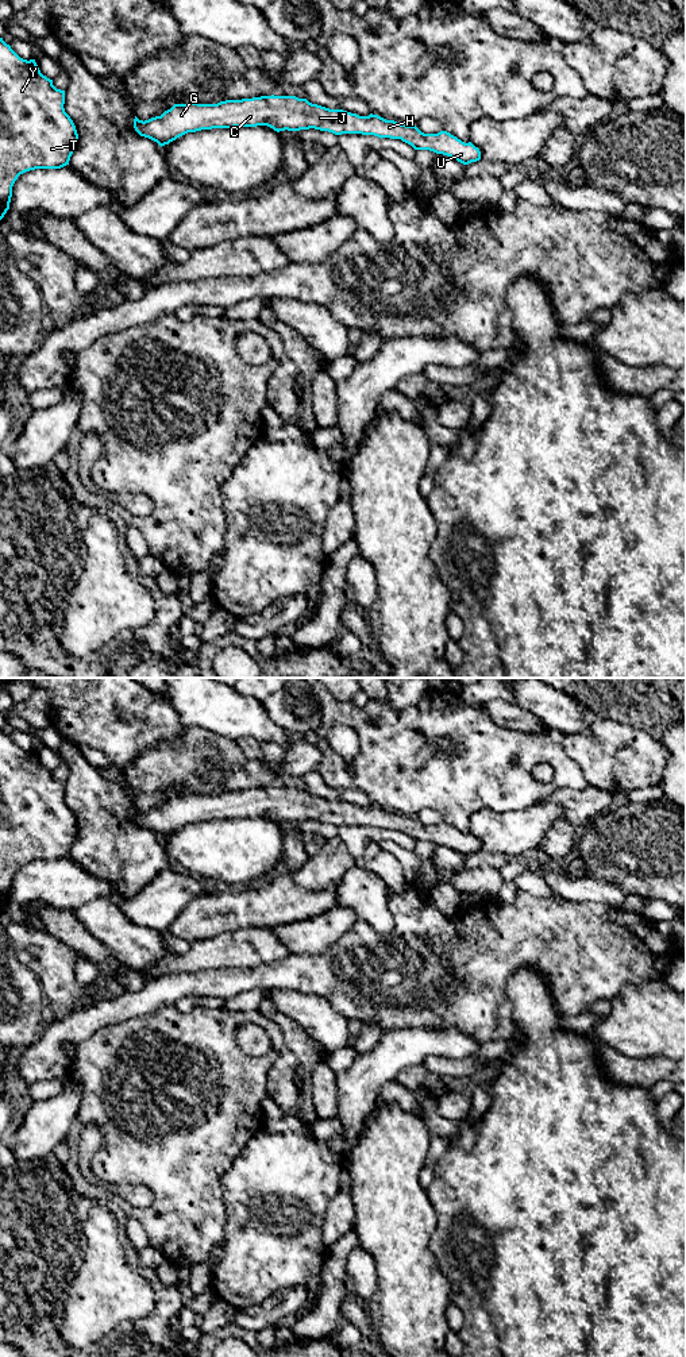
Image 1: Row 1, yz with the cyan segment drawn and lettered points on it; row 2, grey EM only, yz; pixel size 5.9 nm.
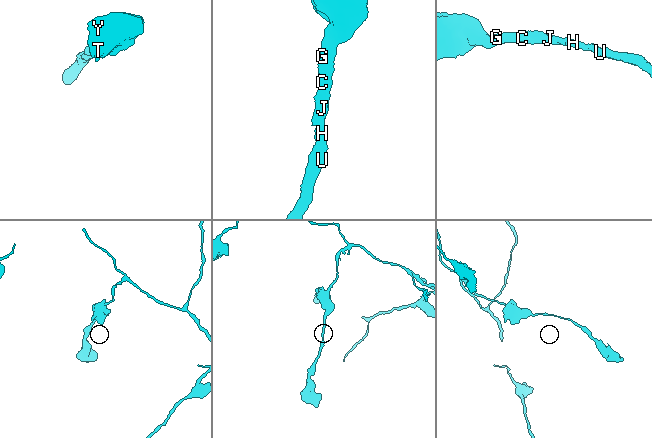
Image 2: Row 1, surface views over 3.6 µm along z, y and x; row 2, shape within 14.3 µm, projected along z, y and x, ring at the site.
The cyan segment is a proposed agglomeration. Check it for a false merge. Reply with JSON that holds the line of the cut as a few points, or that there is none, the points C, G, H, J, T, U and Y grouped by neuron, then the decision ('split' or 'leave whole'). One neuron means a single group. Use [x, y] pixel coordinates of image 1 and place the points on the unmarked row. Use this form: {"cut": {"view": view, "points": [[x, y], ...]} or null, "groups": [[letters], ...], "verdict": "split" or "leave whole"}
{"cut": null, "groups": [["C", "G", "H", "J", "T", "U", "Y"]], "verdict": "leave whole"}

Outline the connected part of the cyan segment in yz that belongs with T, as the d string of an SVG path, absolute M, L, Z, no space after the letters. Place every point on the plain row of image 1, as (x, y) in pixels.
M0 729L0 911L9 901L12 878L20 866L35 860L61 860L69 856L78 825L63 795L65 782L57 780L53 771L41 764L35 751L20 749Z

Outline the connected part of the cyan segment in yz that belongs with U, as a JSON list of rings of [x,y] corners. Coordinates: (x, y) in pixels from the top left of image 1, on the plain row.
[[[261,787],[242,791],[226,791],[217,795],[174,795],[170,801],[165,802],[161,807],[149,811],[134,810],[135,822],[144,829],[157,833],[161,839],[169,836],[177,829],[201,821],[212,820],[234,820],[234,818],[257,818],[267,817],[274,822],[300,822],[300,821],[320,821],[328,822],[335,826],[342,825],[362,825],[374,826],[378,829],[401,830],[411,836],[415,841],[429,841],[436,845],[443,845],[456,851],[463,856],[477,853],[481,851],[481,843],[471,833],[465,834],[447,822],[438,825],[424,825],[416,817],[406,817],[394,811],[386,811],[378,806],[370,805],[369,807],[359,807],[343,801],[329,801],[317,795],[309,794],[307,790],[296,787]]]

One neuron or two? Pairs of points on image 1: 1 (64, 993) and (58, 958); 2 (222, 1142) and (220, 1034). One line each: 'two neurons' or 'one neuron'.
1: one neuron
2: one neuron

